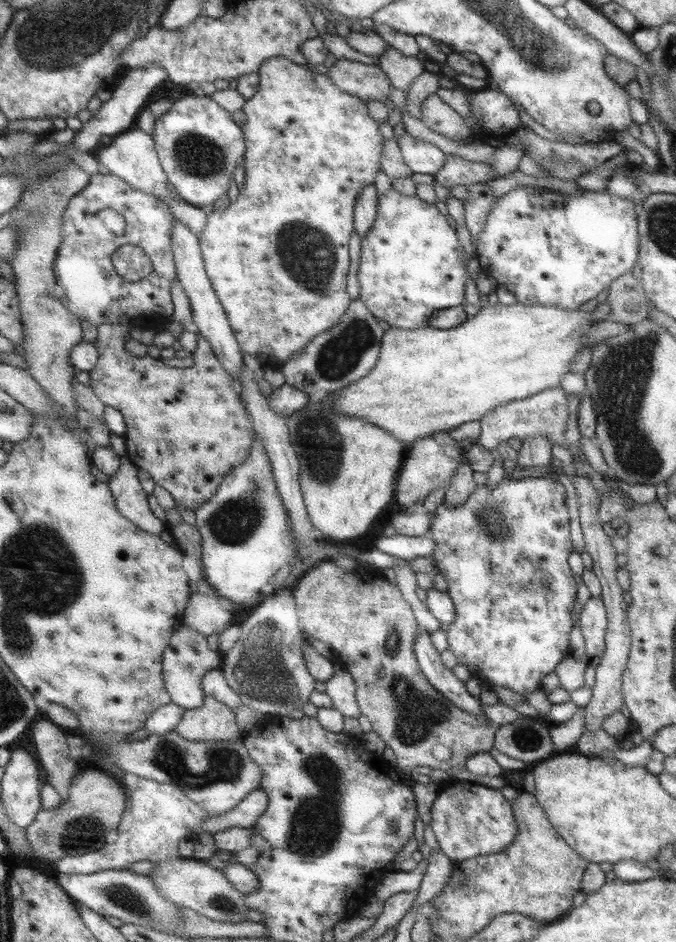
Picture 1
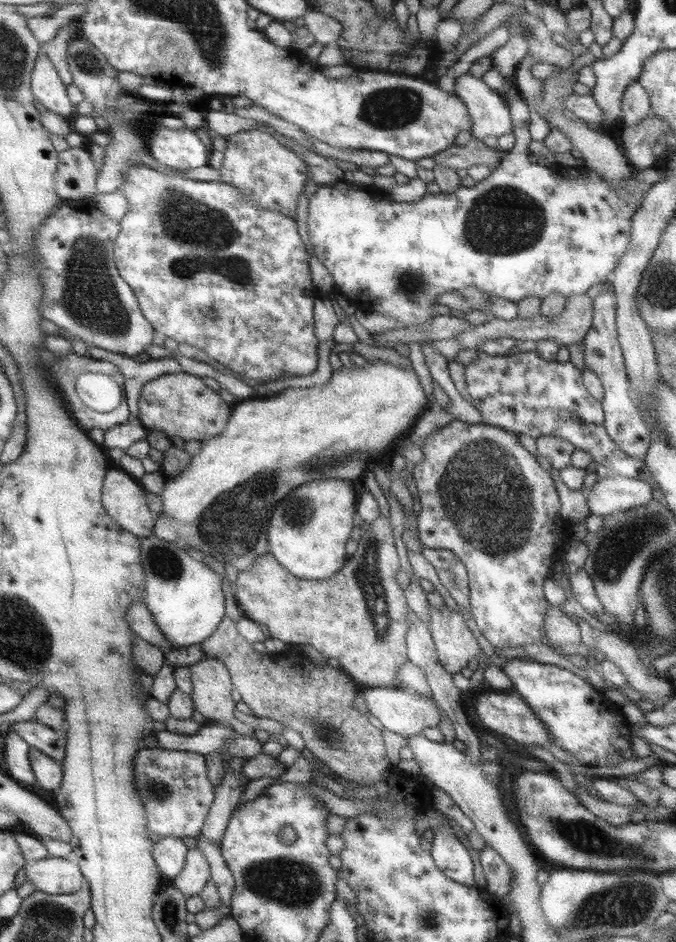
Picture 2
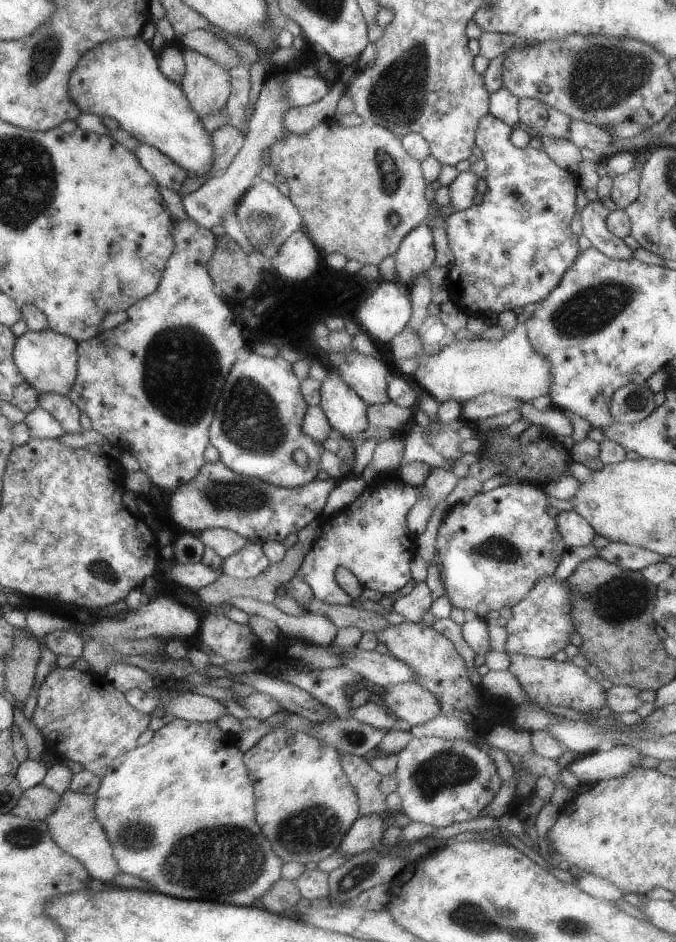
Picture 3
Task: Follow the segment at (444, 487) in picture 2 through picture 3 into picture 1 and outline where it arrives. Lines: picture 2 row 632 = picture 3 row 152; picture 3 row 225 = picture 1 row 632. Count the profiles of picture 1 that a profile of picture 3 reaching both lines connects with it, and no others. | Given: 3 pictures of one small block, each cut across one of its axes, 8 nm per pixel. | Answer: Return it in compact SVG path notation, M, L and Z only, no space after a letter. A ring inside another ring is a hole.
M506 478L502 480L502 482L498 482L496 488L489 490L487 488L487 484L484 483L482 486L476 487L468 498L464 499L462 503L458 503L458 505L448 505L448 503L440 503L438 507L436 507L436 511L432 514L432 528L428 536L434 540L435 547L434 553L431 555L434 560L436 560L436 564L438 564L438 568L440 570L440 574L442 574L448 583L448 594L451 596L453 603L455 604L456 609L456 618L452 620L452 622L445 626L447 639L448 639L448 648L456 655L456 659L458 662L470 662L472 665L476 665L476 667L480 667L480 671L484 672L486 685L493 688L494 685L498 685L498 687L507 687L514 692L518 692L518 694L525 694L527 691L536 691L537 689L541 689L541 681L542 679L552 672L558 663L564 659L564 657L568 656L572 652L572 648L570 648L570 632L572 632L572 627L576 624L572 620L572 610L574 607L574 602L576 602L576 591L577 584L574 579L574 574L572 570L570 570L570 566L568 565L568 556L573 552L573 545L571 544L571 535L570 535L570 512L568 512L568 506L566 504L566 497L568 494L566 492L566 488L559 482L559 480L551 480L550 478L518 478L515 480L514 478Z

